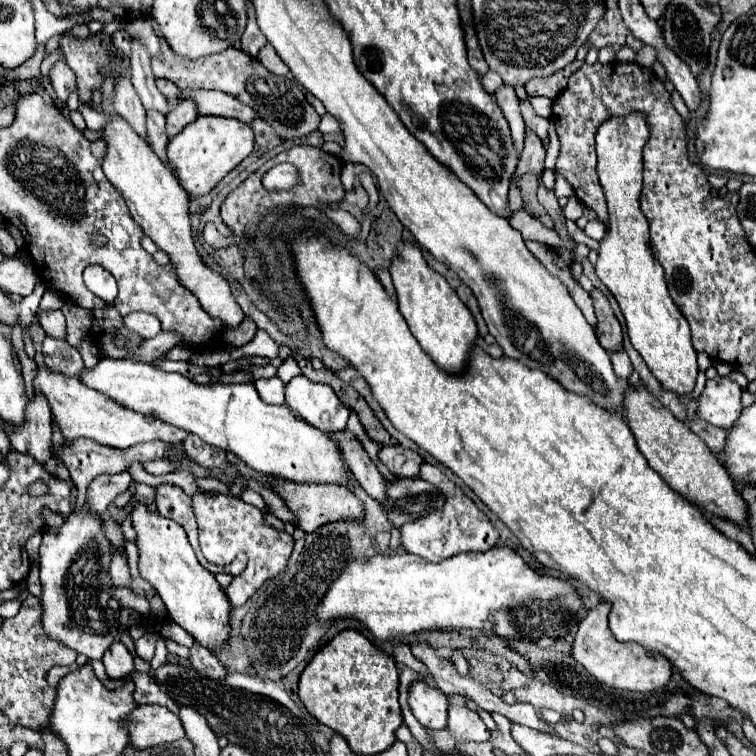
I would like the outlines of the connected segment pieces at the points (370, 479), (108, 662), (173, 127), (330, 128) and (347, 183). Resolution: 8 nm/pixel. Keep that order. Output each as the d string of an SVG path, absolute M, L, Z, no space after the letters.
M336 432L332 436L338 442L346 464L354 472L354 478L366 490L366 494L370 498L378 500L380 504L388 504L388 482L378 472L374 462L366 456L366 452L362 450L360 442L350 432Z
M114 642L102 656L102 662L106 666L106 674L110 678L126 678L134 672L134 656L128 652L128 648L122 642Z
M180 102L176 104L168 114L166 114L166 132L168 136L174 136L178 132L182 132L182 128L190 122L196 120L196 106L194 102Z
M324 114L320 122L320 132L322 134L342 134L342 128L340 128L340 122L334 120L334 116Z
M348 162L343 164L341 182L346 191L354 189L354 182L357 178L355 173L355 163Z

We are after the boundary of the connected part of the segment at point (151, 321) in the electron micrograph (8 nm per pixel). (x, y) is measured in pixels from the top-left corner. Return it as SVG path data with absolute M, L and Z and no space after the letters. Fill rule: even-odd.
M134 312L124 318L124 326L140 338L154 338L160 332L160 320L146 312Z

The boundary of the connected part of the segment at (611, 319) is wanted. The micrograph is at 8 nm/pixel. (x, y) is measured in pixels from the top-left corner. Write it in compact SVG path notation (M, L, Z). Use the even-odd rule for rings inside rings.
M592 290L590 296L594 300L594 312L596 312L596 318L598 318L598 324L596 324L598 342L608 352L622 350L622 328L620 328L616 316L614 316L606 296L598 290Z

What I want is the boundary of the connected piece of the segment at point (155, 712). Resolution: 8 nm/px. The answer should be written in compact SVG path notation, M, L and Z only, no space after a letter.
M160 705L136 706L124 724L128 724L128 736L134 750L146 750L162 742L184 738L180 718Z

